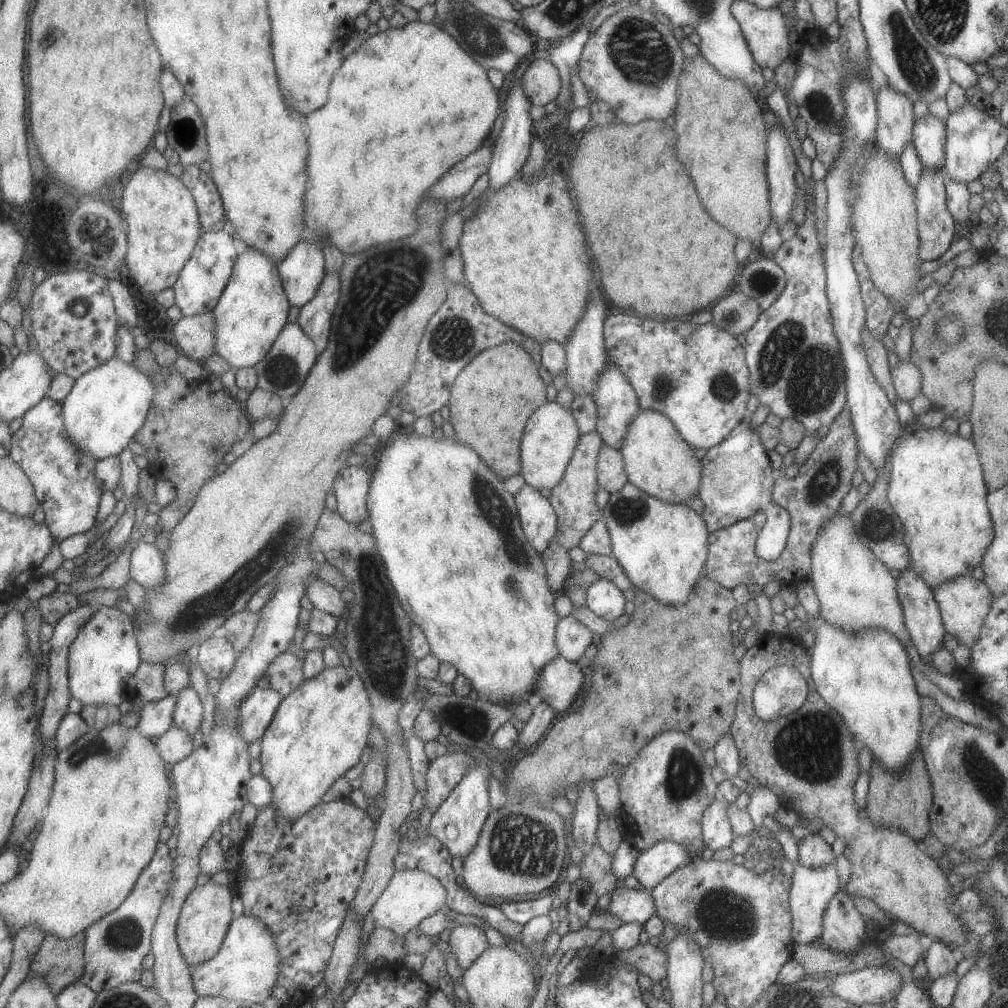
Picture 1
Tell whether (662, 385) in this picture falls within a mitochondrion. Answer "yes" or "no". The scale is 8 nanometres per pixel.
yes

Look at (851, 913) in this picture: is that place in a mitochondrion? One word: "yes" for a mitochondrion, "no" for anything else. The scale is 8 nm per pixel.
no

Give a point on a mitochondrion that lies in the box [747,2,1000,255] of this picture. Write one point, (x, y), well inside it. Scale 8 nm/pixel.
(921, 73)

